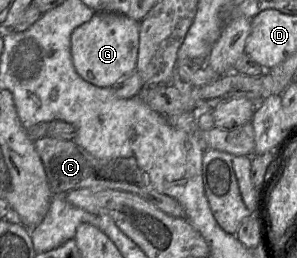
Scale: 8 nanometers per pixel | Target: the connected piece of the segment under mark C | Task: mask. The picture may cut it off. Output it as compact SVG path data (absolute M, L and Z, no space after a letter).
M49 136L34 141L34 147L42 161L52 196L82 188L119 190L140 196L170 216L185 218L185 211L180 203L153 189L148 175L139 168L133 157L100 159L88 153L73 140L60 140Z

